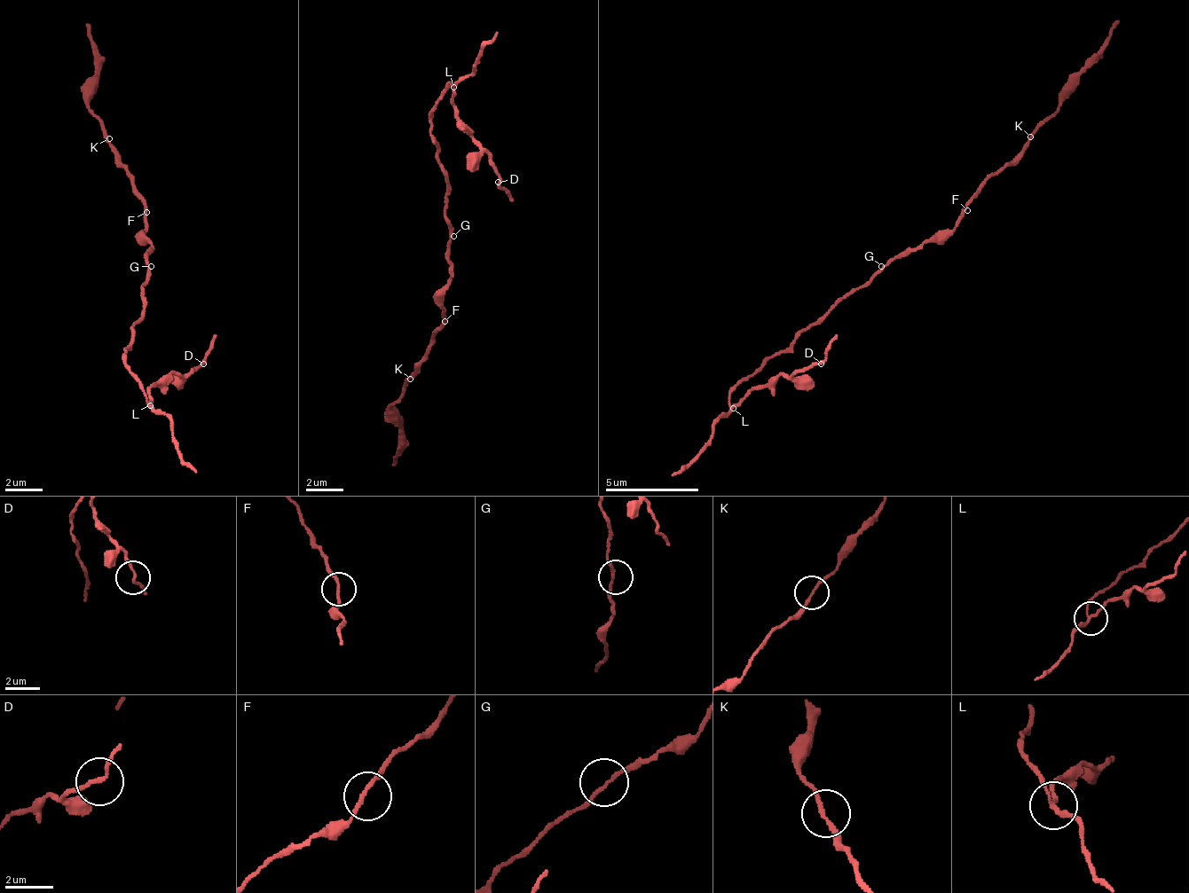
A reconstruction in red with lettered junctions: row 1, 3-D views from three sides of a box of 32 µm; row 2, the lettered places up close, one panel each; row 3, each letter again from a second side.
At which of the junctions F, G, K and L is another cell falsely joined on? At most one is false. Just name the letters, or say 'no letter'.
L

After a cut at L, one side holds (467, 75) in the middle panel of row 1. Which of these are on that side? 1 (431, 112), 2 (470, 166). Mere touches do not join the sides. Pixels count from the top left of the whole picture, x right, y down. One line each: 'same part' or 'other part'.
1: same part
2: other part

